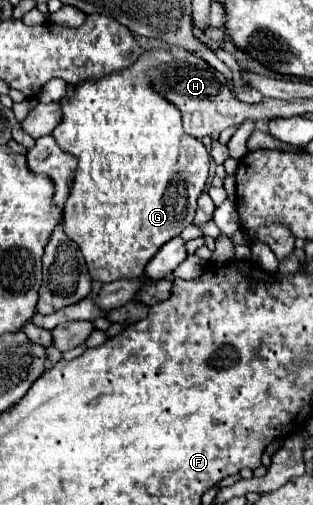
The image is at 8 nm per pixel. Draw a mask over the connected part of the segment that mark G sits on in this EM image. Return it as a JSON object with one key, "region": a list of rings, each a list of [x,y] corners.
{"region":[[[167,48],[143,50],[133,66],[101,76],[99,80],[83,80],[71,86],[59,100],[63,120],[53,130],[53,138],[77,158],[73,186],[65,204],[65,234],[77,242],[91,276],[101,282],[143,276],[147,262],[157,250],[193,222],[197,198],[207,182],[207,148],[197,138],[185,134],[179,108],[169,104],[153,88],[153,80],[147,74],[157,64],[173,62],[173,58]]]}

